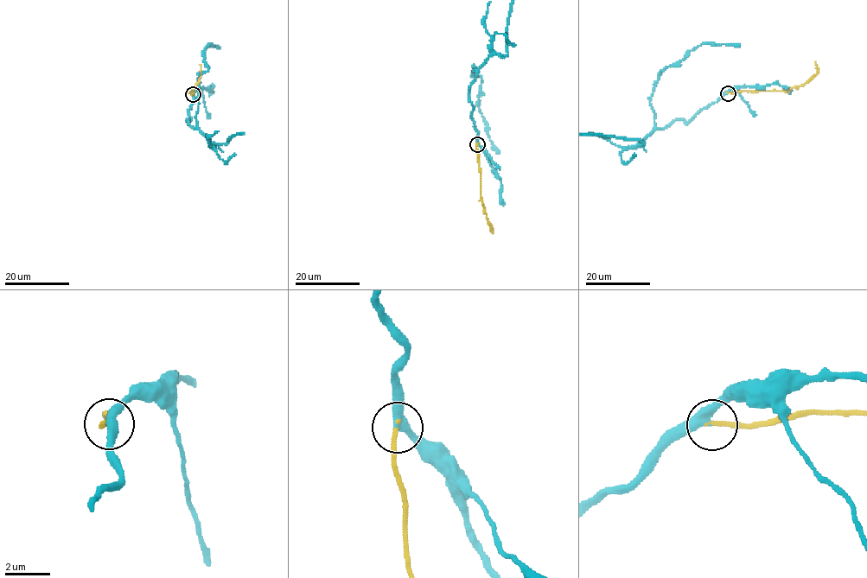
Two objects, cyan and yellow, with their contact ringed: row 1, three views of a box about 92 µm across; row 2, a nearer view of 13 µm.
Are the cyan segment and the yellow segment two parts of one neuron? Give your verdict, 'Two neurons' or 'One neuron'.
One neuron

